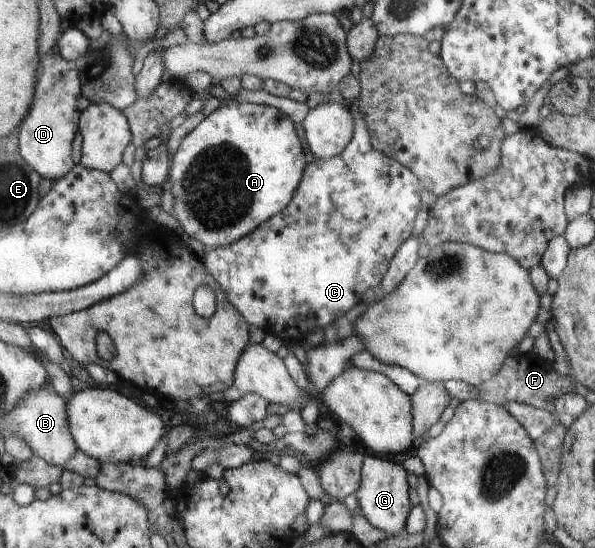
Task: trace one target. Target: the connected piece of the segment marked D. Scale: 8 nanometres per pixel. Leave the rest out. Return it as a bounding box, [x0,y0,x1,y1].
[19,54,91,183]

